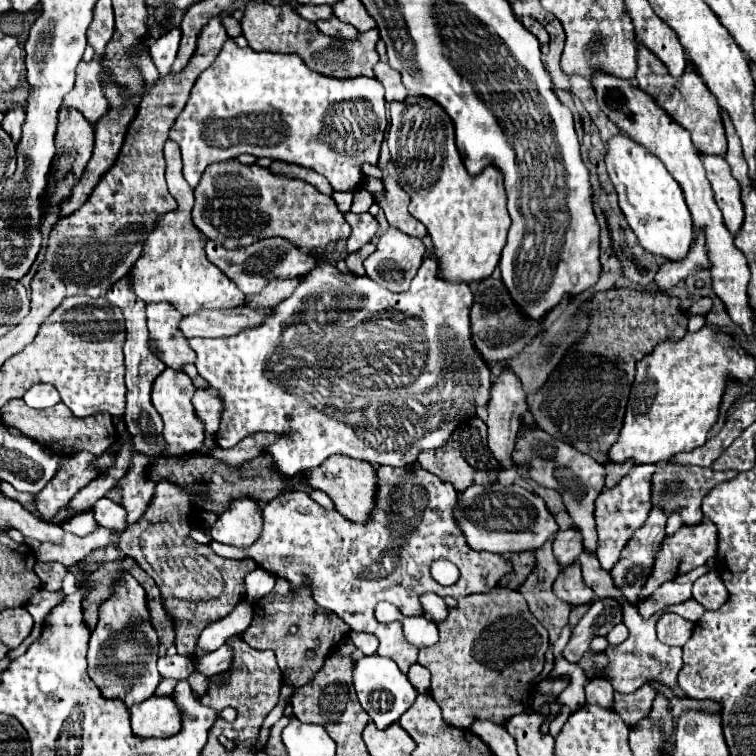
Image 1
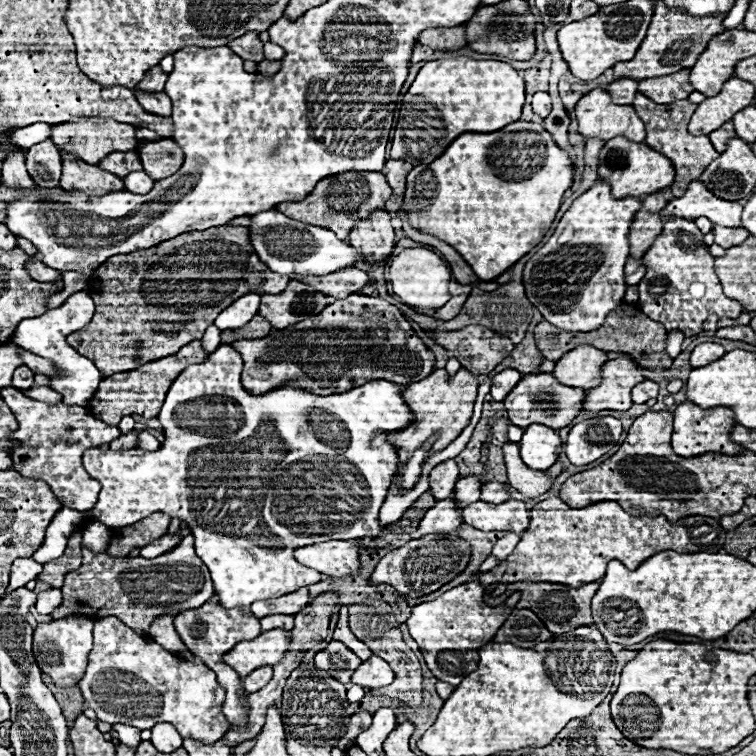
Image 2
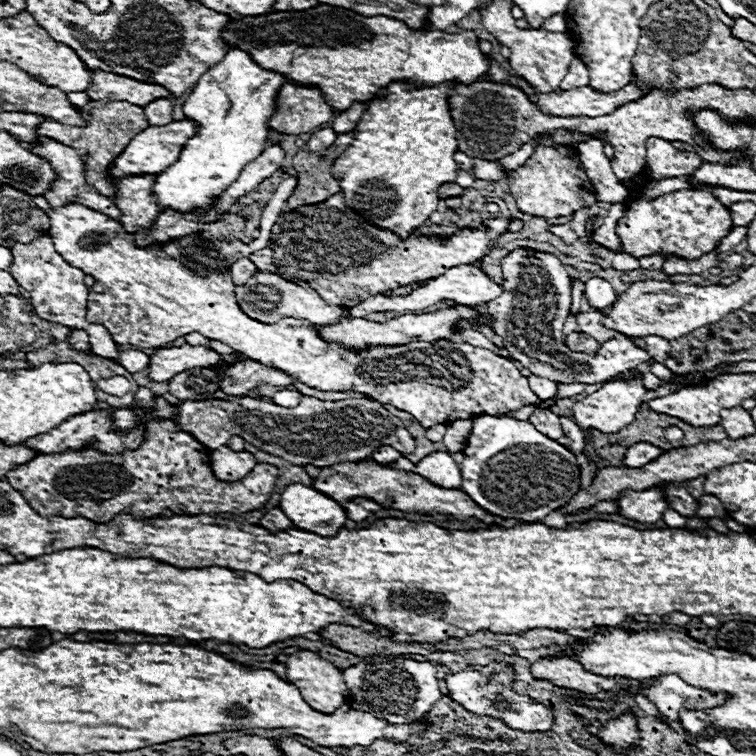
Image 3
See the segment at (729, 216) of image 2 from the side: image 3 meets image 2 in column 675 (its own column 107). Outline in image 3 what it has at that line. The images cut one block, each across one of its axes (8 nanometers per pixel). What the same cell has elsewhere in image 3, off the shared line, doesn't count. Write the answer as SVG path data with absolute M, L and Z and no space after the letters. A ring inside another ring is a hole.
M40 136L40 138L38 138L38 144L32 144L30 150L32 150L32 154L40 154L40 158L44 158L44 160L56 170L56 180L52 182L50 190L44 194L46 200L48 200L48 204L50 204L52 208L62 206L64 202L80 202L82 206L88 206L88 208L92 208L92 210L100 210L100 214L108 214L110 218L120 220L122 214L120 214L120 210L114 206L114 202L112 202L110 198L102 196L102 194L100 194L96 188L92 188L90 184L86 184L86 180L84 180L84 162L80 160L80 156L78 156L72 148L62 146L60 142L56 142L56 140L52 140L52 138Z

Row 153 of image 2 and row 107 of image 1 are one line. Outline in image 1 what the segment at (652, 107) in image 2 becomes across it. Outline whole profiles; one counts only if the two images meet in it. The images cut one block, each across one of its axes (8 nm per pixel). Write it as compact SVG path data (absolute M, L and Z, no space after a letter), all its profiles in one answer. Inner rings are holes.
M638 48L638 74L636 74L638 86L662 108L666 110L674 122L678 122L682 128L686 128L692 136L692 142L698 150L700 156L706 154L720 154L724 156L726 152L726 136L724 136L724 126L720 120L718 104L712 92L706 88L702 78L694 72L684 70L684 76L672 76L668 68L656 58L654 52L648 48Z

